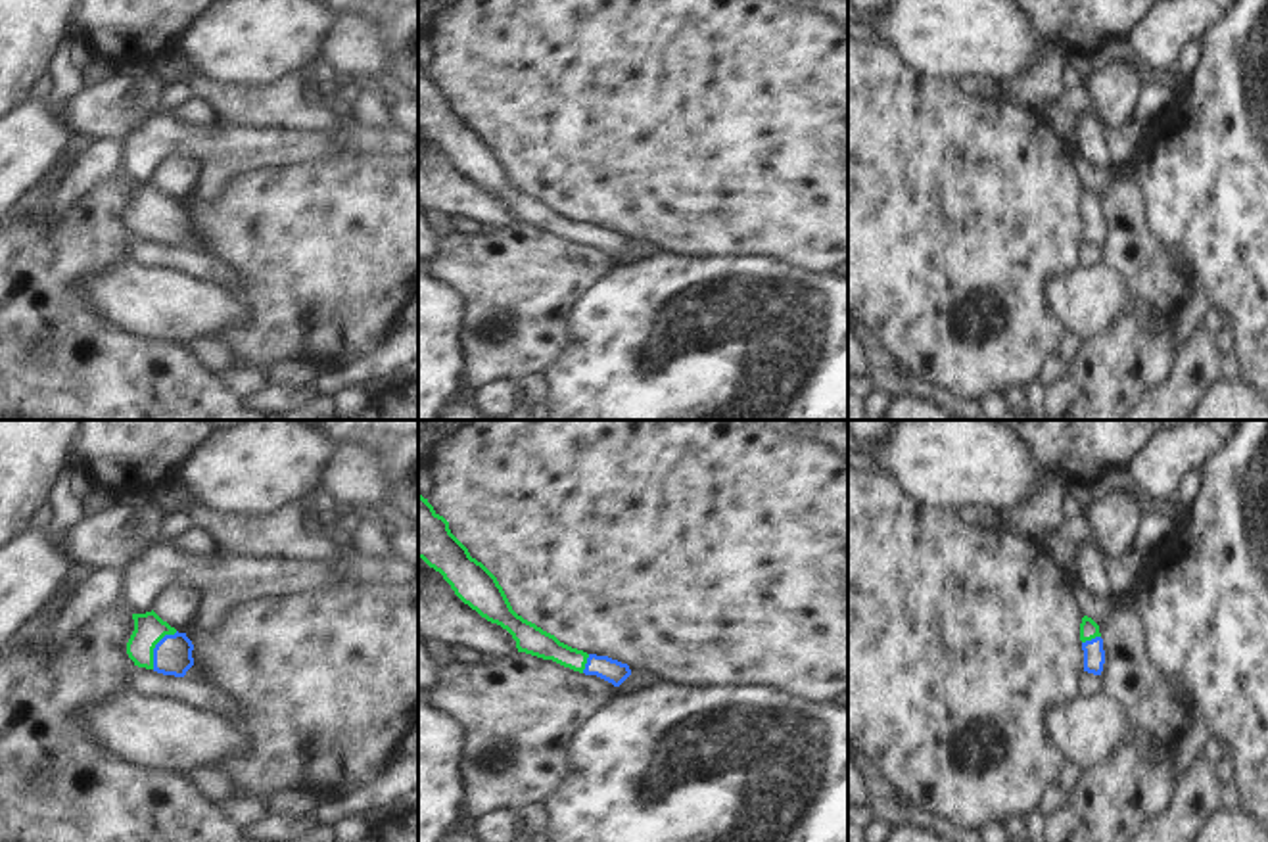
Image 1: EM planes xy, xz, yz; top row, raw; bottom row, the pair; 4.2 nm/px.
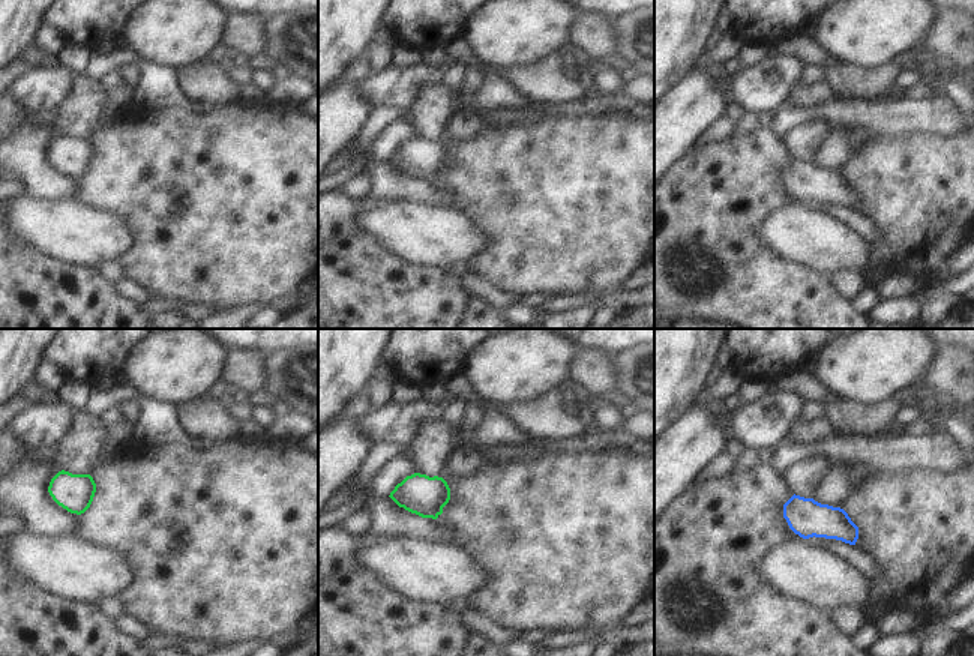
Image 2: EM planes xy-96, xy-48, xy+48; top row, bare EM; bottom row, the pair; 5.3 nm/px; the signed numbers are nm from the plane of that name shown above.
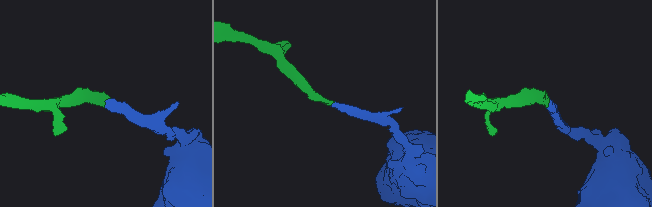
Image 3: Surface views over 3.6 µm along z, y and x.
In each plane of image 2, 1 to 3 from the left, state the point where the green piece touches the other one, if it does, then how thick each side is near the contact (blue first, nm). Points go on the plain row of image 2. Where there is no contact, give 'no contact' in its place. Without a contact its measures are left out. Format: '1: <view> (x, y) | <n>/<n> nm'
1: no contact
2: no contact
3: no contact

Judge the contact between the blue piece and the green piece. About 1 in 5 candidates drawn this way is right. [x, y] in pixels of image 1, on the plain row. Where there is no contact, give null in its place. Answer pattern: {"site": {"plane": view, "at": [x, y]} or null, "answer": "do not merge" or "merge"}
{"site": {"plane": "xy", "at": [156, 217]}, "answer": "merge"}

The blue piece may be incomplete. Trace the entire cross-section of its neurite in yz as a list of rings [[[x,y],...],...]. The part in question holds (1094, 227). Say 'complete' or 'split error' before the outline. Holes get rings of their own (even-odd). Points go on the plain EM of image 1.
split error | [[[1084,186],[1080,194],[1080,211],[1084,221],[1084,242],[1101,246],[1105,234],[1103,209],[1099,196]]]

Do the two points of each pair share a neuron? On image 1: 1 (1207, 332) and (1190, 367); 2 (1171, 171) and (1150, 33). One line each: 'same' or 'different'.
1: same
2: different

